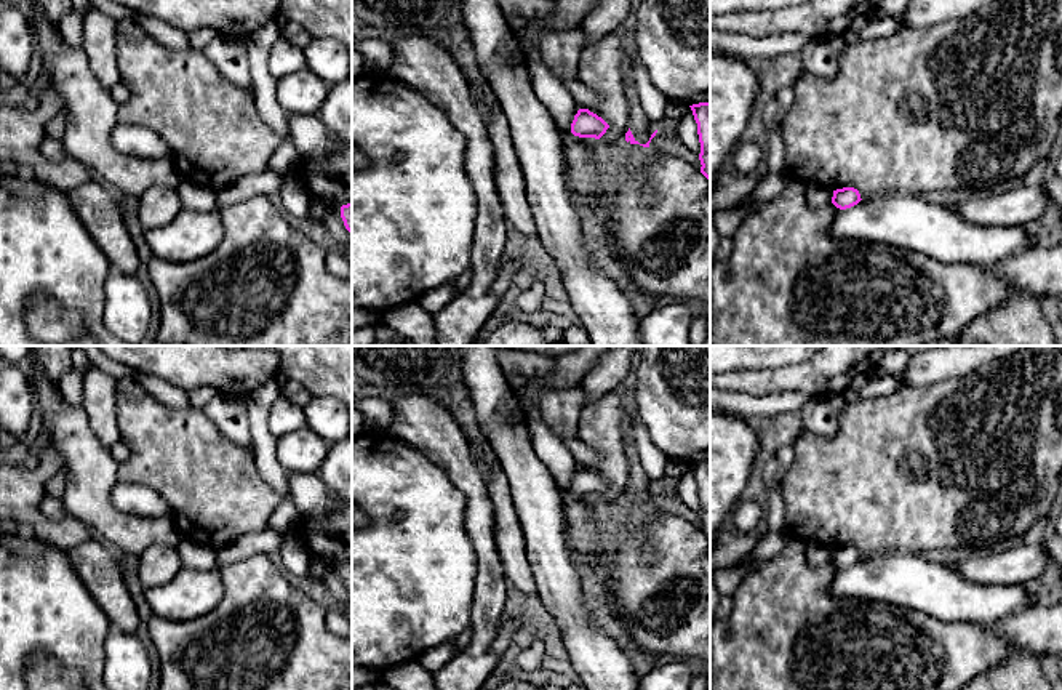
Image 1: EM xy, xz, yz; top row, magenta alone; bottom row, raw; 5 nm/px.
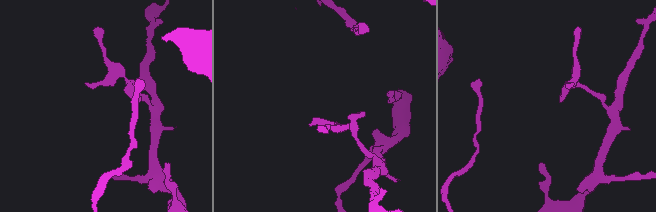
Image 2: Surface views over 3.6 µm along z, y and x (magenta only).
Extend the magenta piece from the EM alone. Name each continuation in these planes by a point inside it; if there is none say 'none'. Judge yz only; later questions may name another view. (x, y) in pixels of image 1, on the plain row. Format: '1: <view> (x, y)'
none

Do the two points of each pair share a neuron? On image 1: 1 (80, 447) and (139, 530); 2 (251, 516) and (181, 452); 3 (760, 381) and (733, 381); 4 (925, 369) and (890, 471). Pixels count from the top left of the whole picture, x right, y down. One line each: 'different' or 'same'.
1: same
2: same
3: same
4: different

